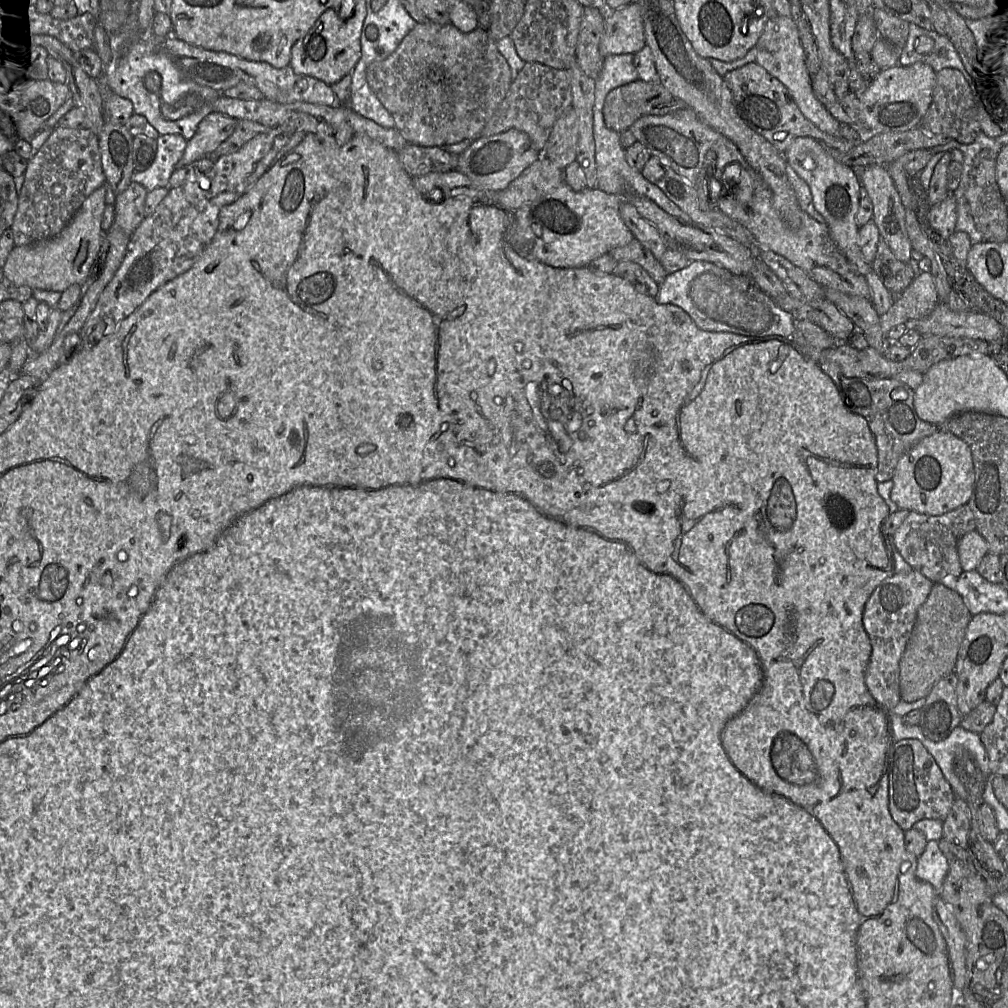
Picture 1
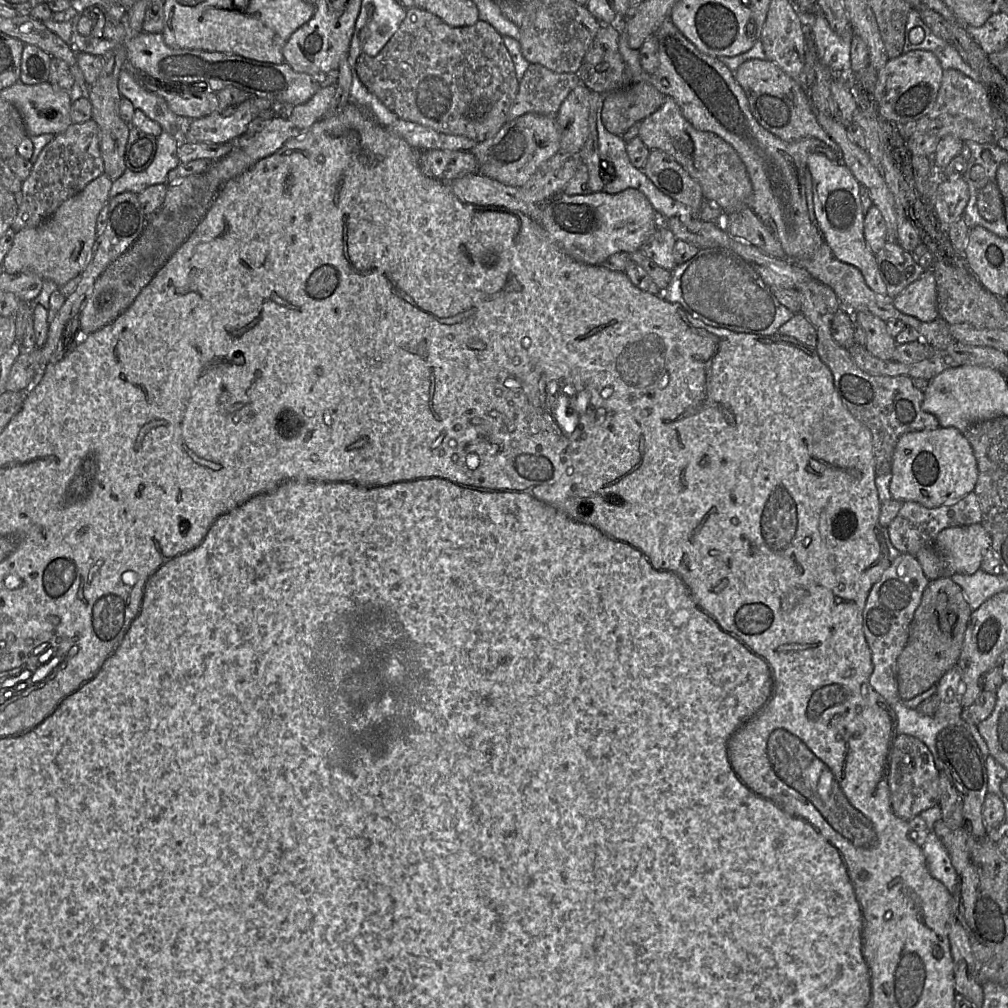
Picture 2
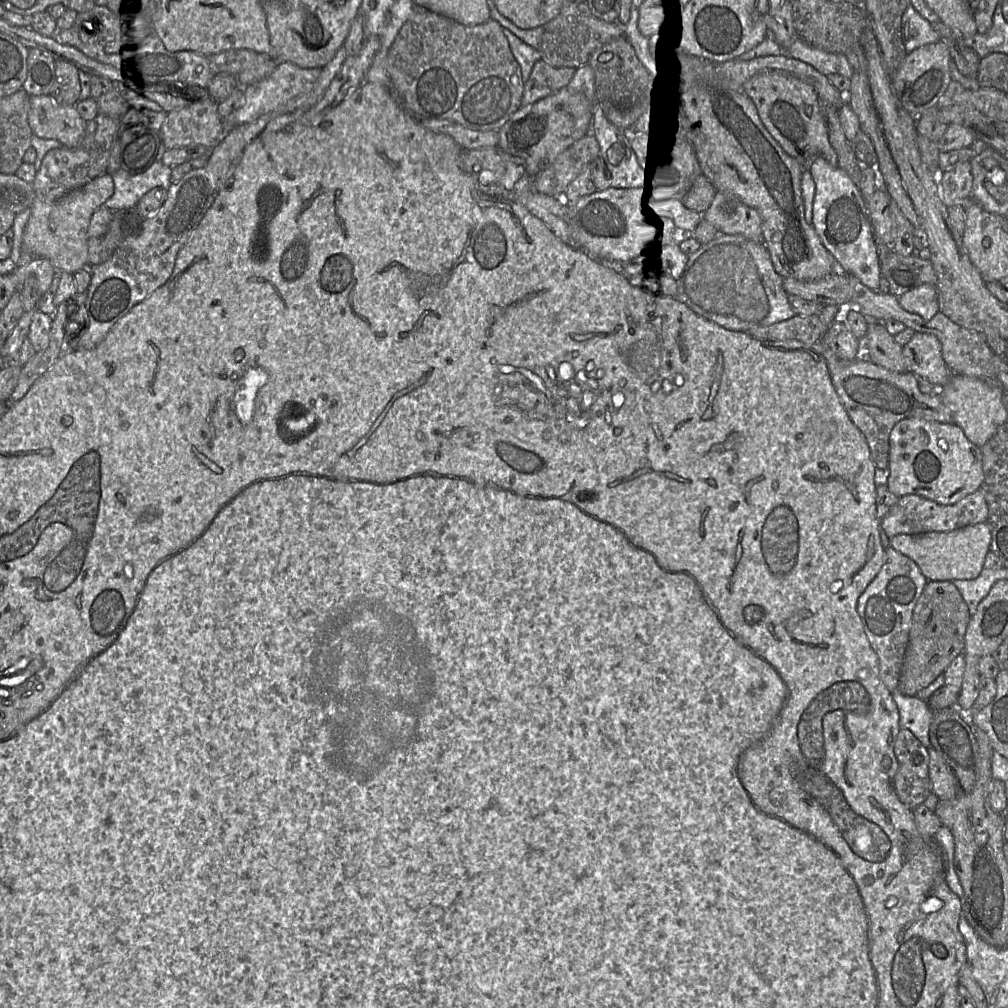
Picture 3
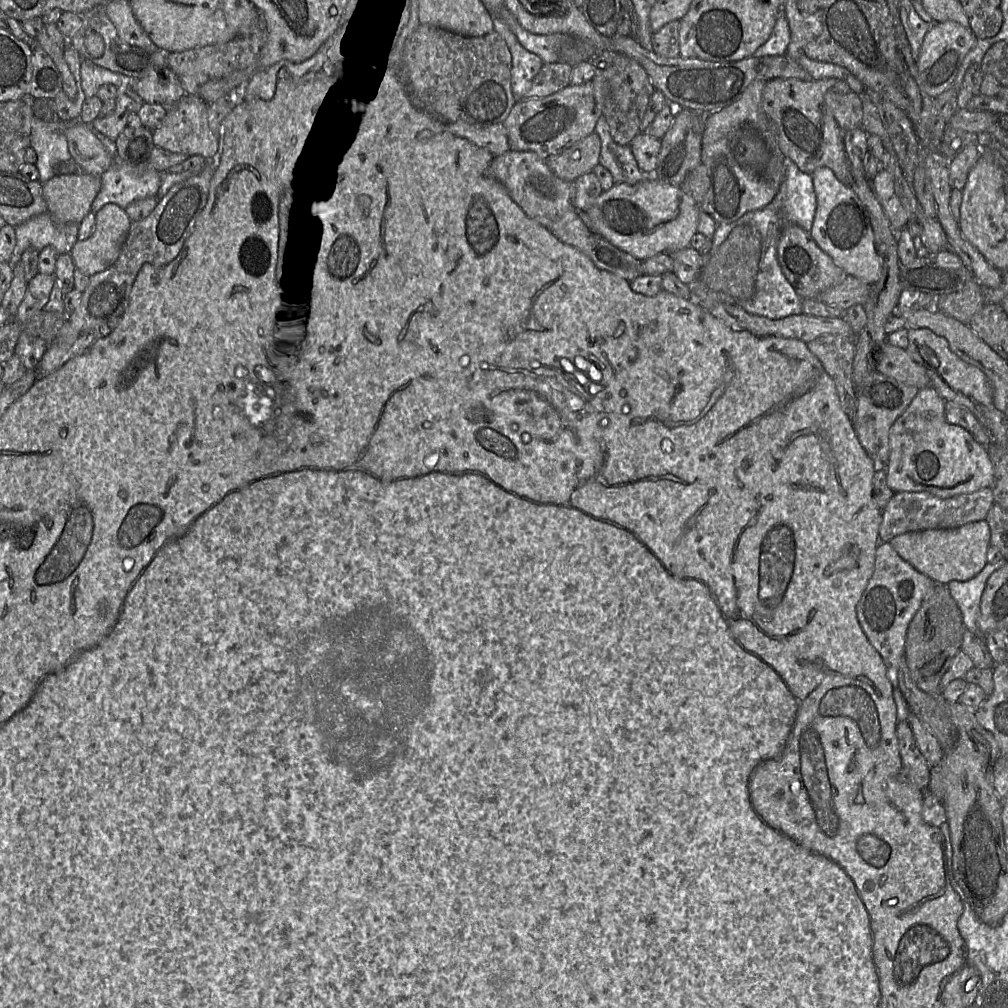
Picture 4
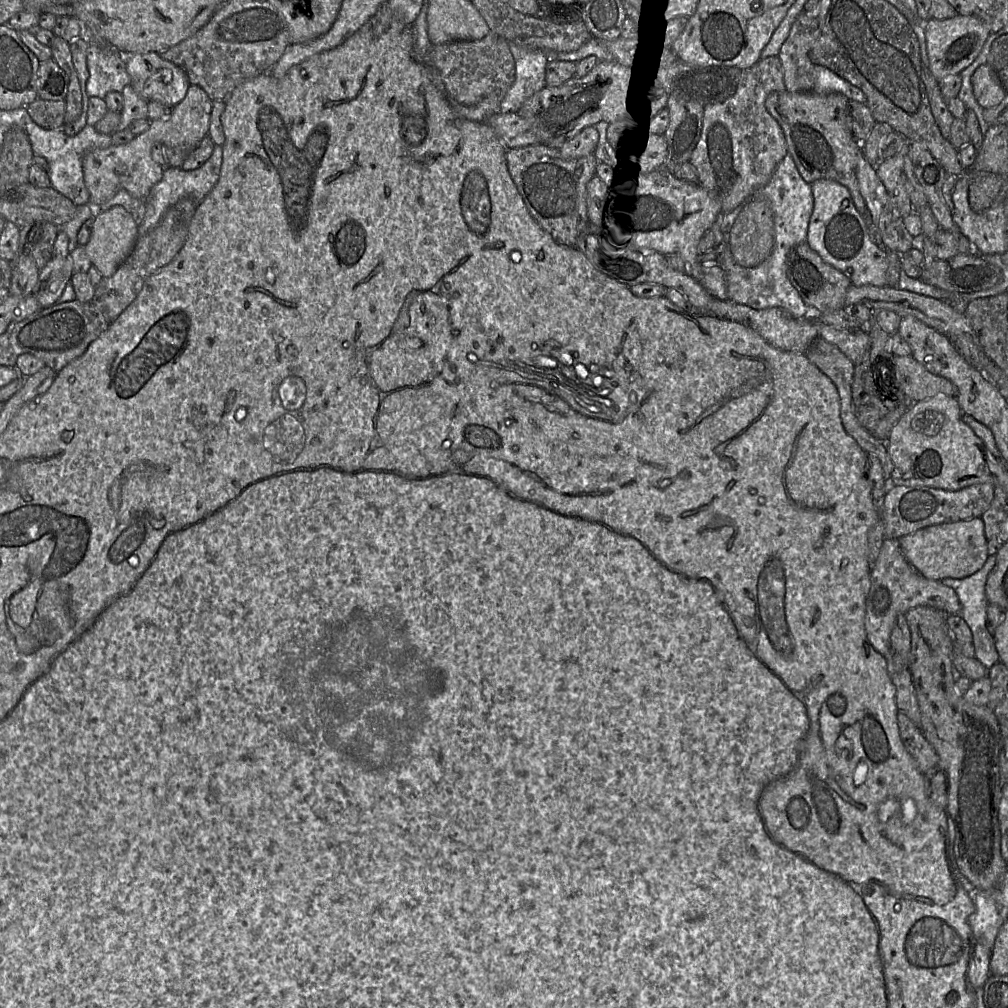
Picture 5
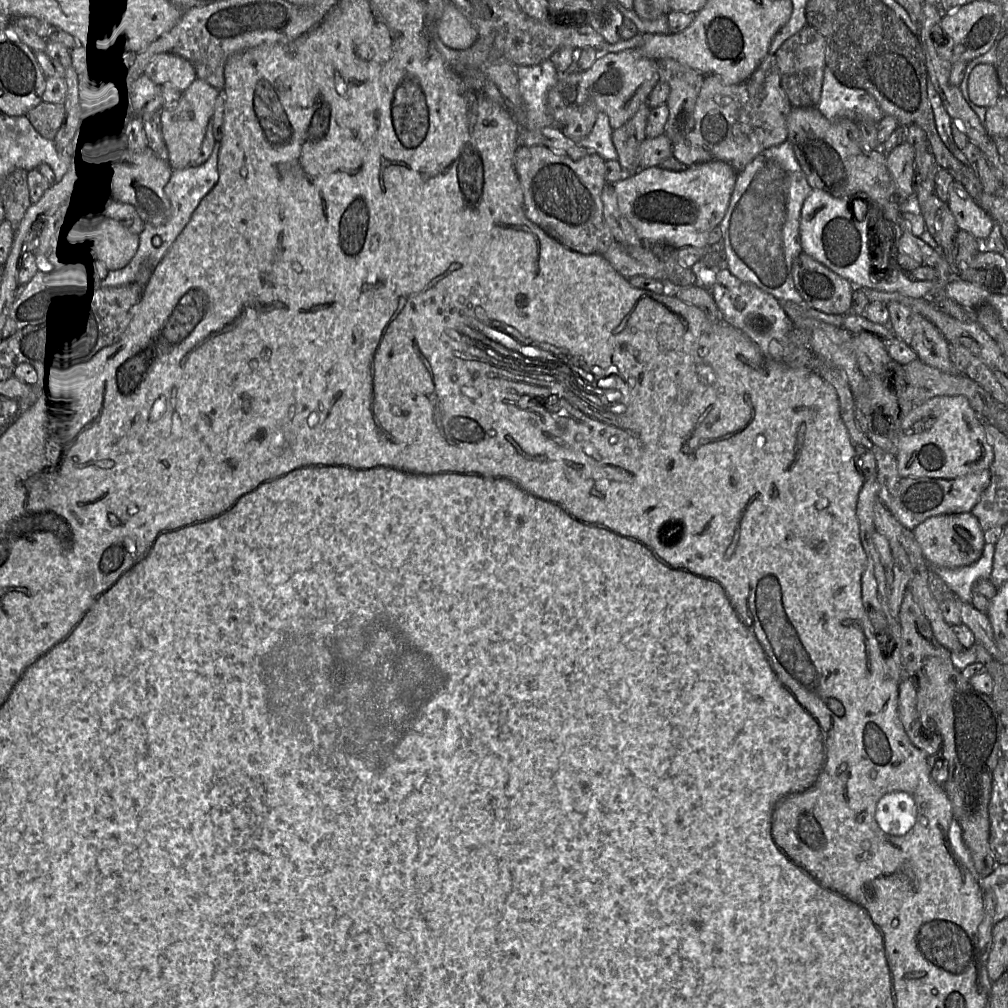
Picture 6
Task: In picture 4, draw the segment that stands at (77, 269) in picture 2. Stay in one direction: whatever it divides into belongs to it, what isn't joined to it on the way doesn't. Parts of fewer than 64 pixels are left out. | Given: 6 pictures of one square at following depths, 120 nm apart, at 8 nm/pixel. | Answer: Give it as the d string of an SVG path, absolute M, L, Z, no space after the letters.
M84 172L62 174L42 183L47 213L58 223L81 223L101 189L101 177Z

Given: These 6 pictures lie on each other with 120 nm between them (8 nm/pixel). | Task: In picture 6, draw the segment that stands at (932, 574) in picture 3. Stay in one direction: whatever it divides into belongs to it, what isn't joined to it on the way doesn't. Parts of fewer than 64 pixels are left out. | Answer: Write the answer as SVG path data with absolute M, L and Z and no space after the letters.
M971 512L930 517L913 530L927 563L950 569L969 566L980 559L986 544L984 532Z

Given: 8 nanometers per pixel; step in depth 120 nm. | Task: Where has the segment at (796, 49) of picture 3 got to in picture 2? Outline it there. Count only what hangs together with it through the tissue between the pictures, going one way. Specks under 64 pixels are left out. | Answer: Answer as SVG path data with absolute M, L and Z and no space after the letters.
M819 10L816 14L801 14L801 23L804 34L805 28L809 29L818 58L823 65L834 74L851 69L851 42L837 35Z

